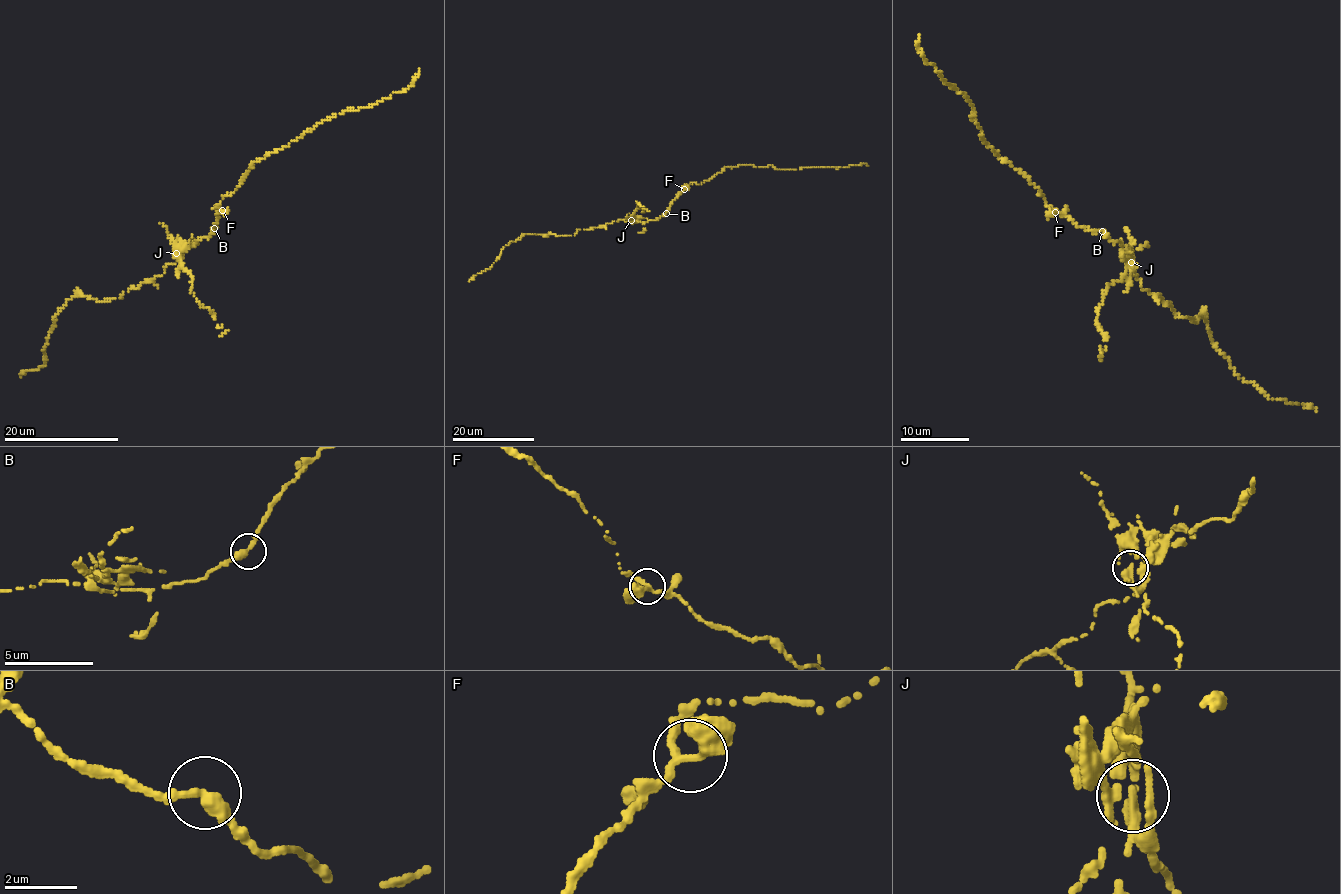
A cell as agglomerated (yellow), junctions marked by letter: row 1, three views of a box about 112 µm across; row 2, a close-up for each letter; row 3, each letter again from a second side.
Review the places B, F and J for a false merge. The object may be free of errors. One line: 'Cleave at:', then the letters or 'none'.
Cleave at: J

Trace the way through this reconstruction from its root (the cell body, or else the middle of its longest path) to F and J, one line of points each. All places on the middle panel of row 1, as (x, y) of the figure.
F: (665, 213), (684, 189)
J: (665, 213), (644, 222), (631, 219)

